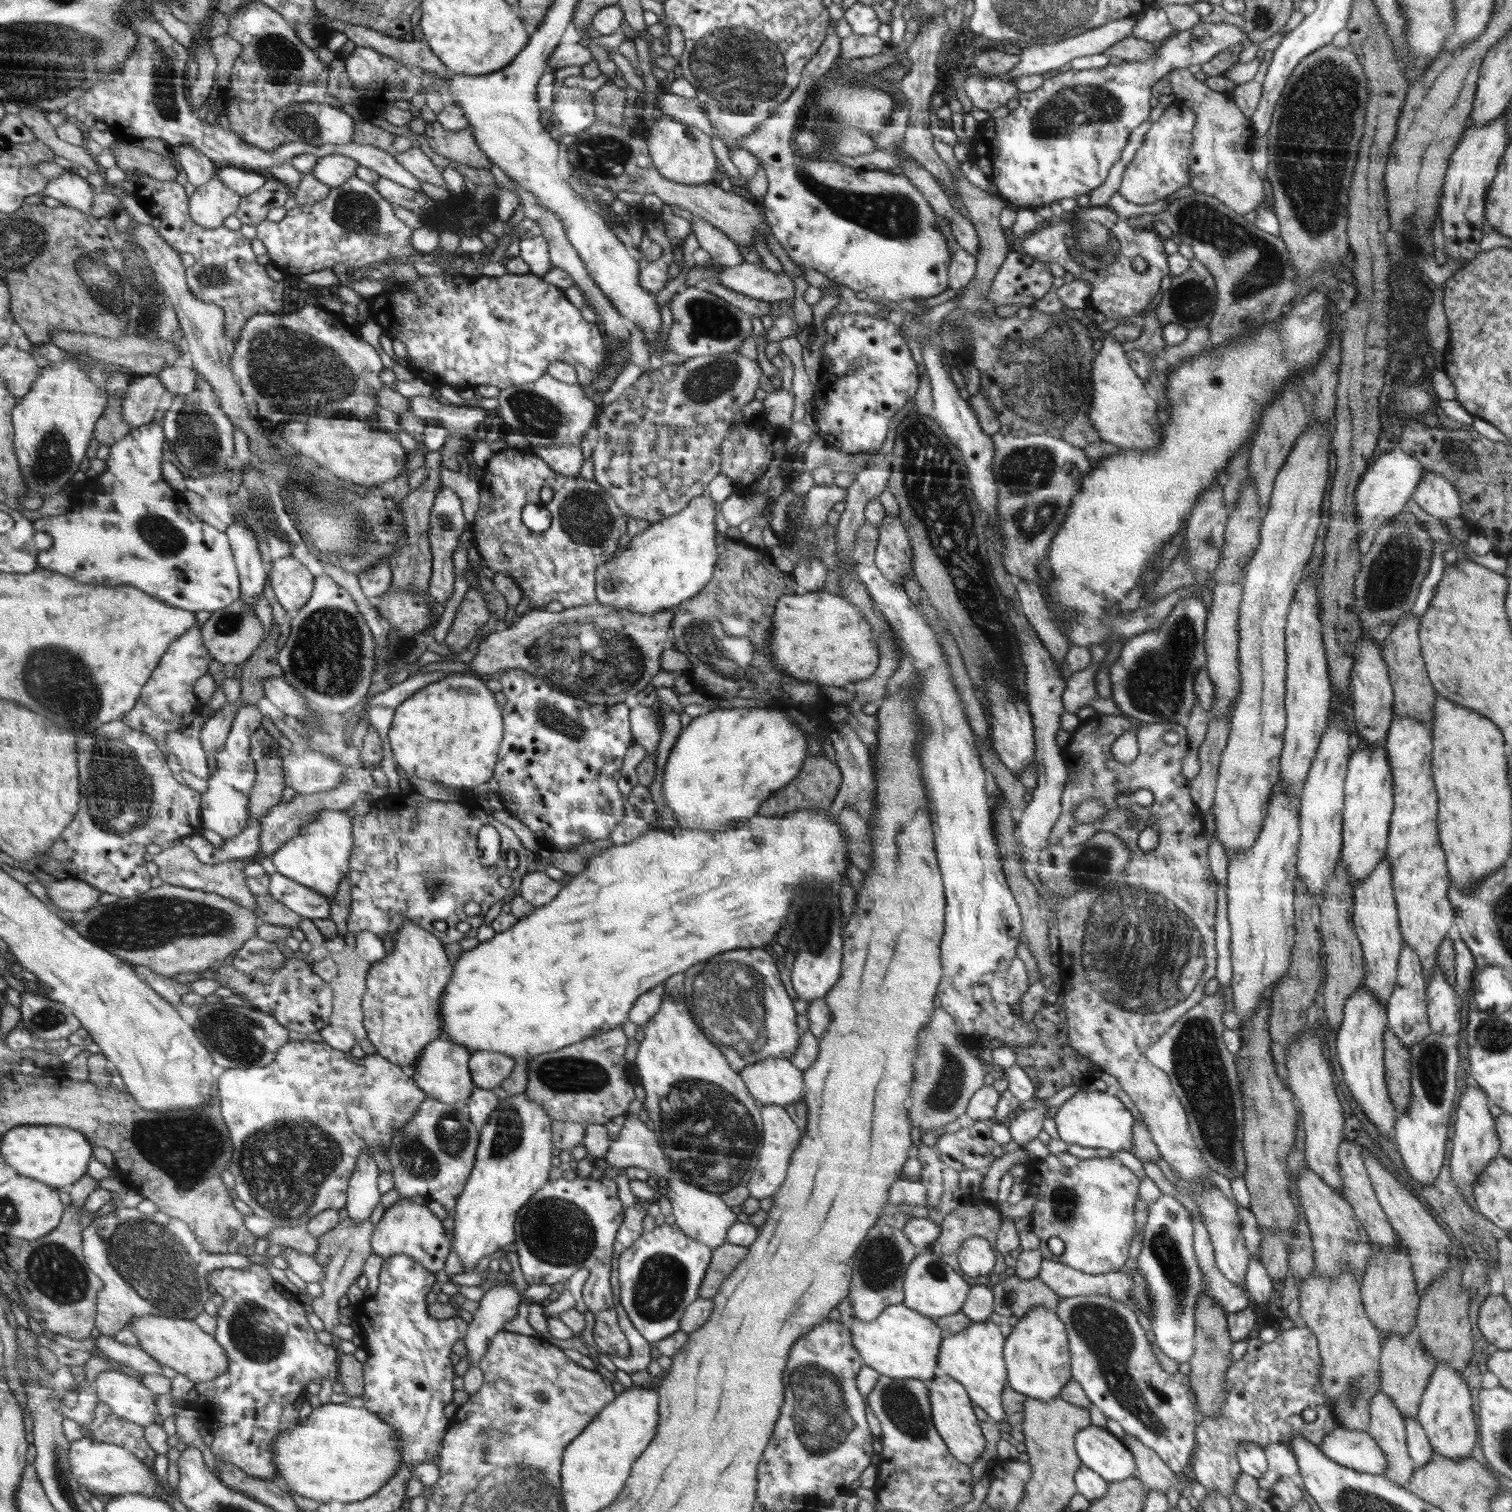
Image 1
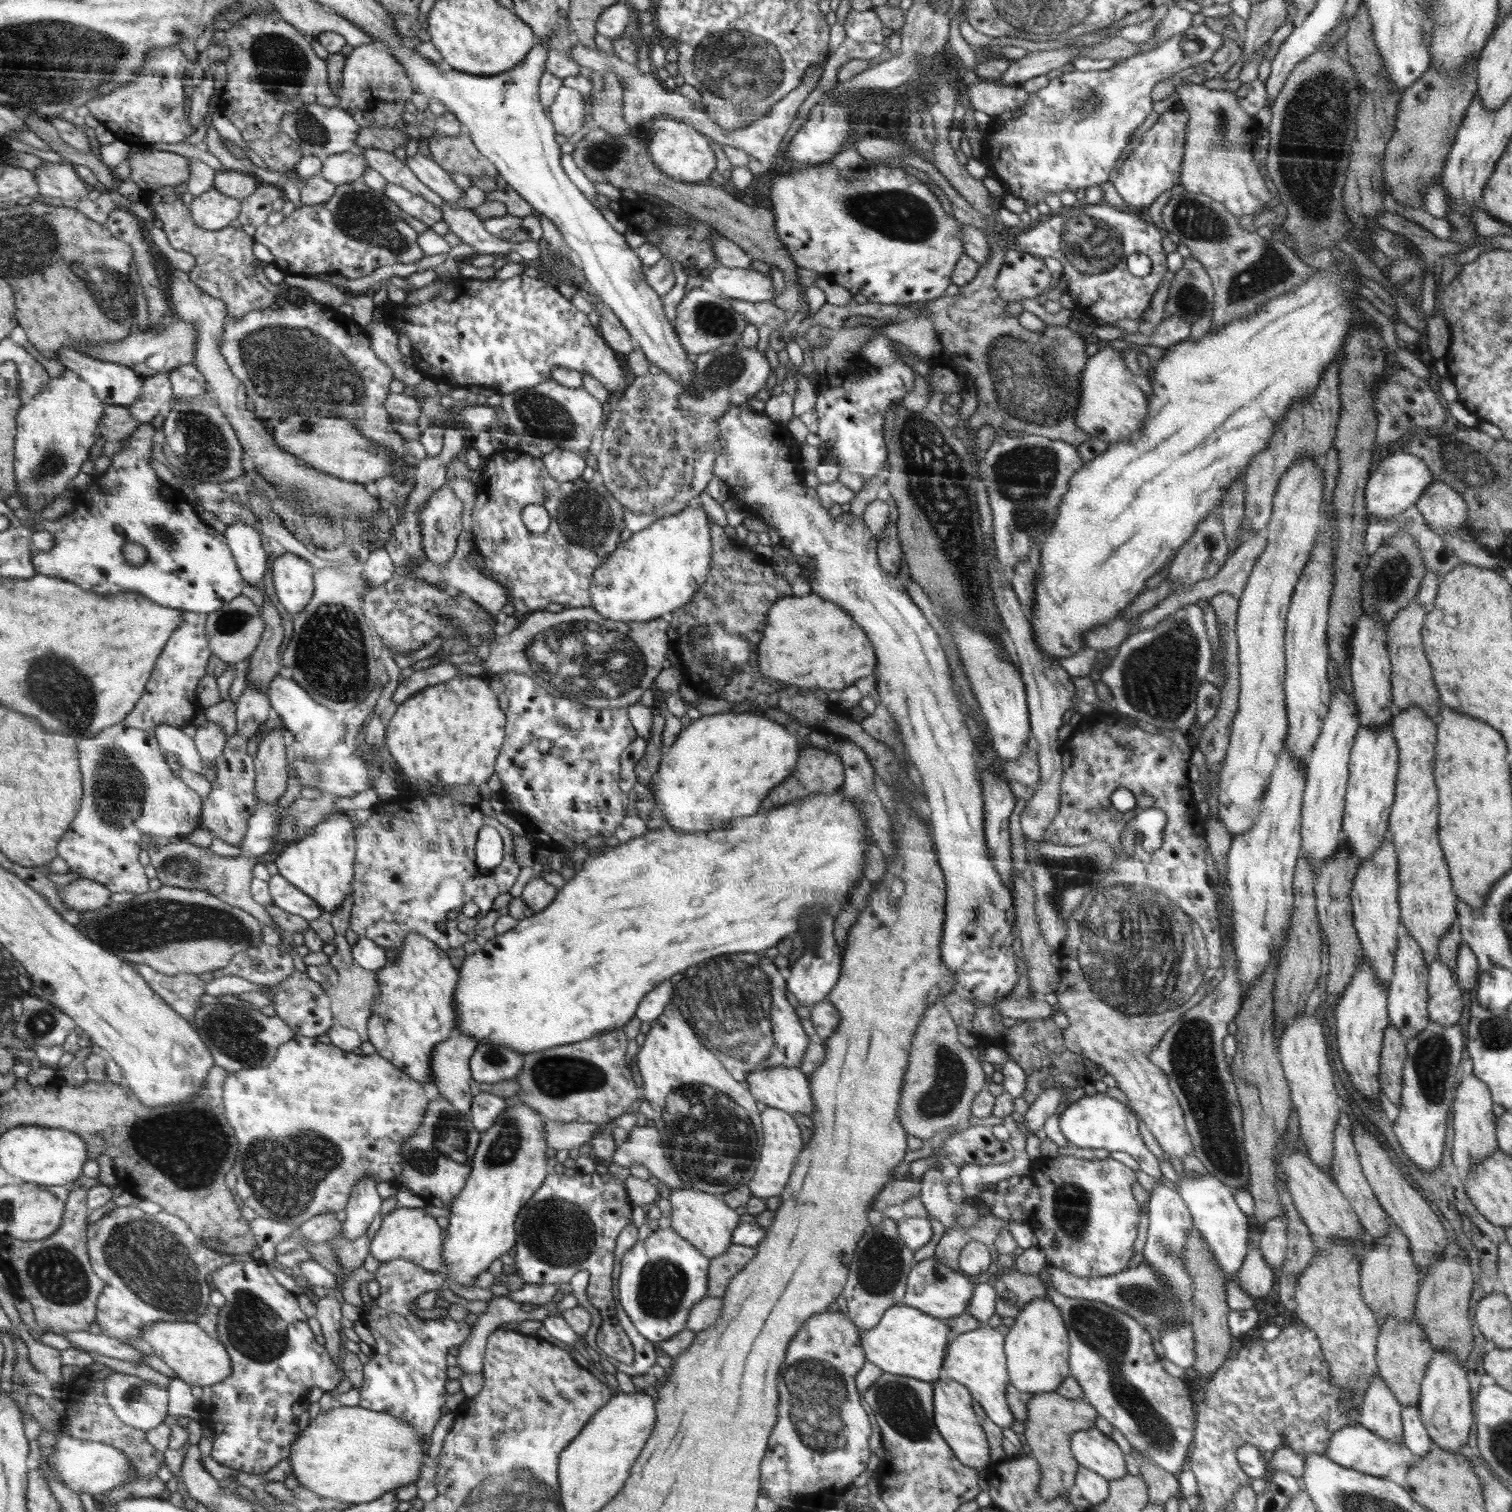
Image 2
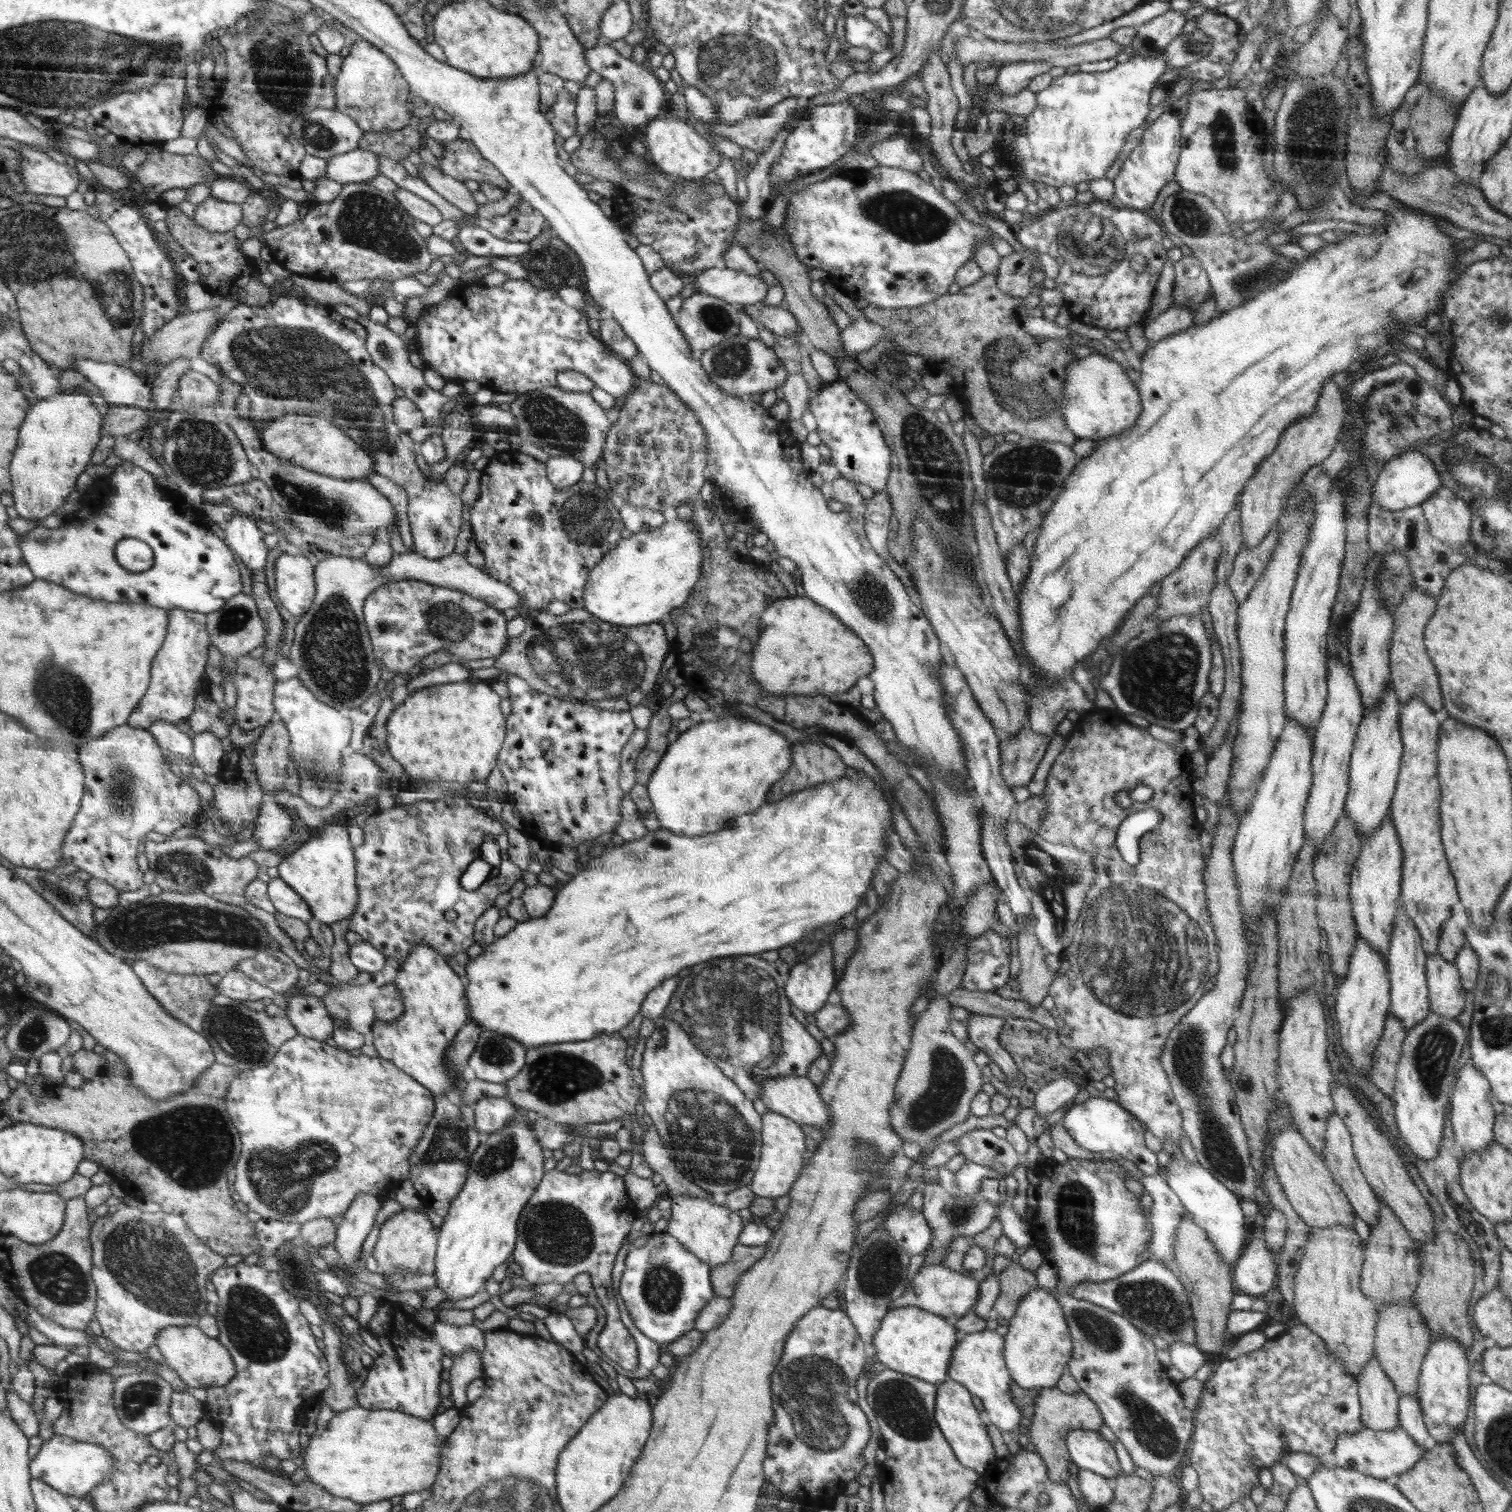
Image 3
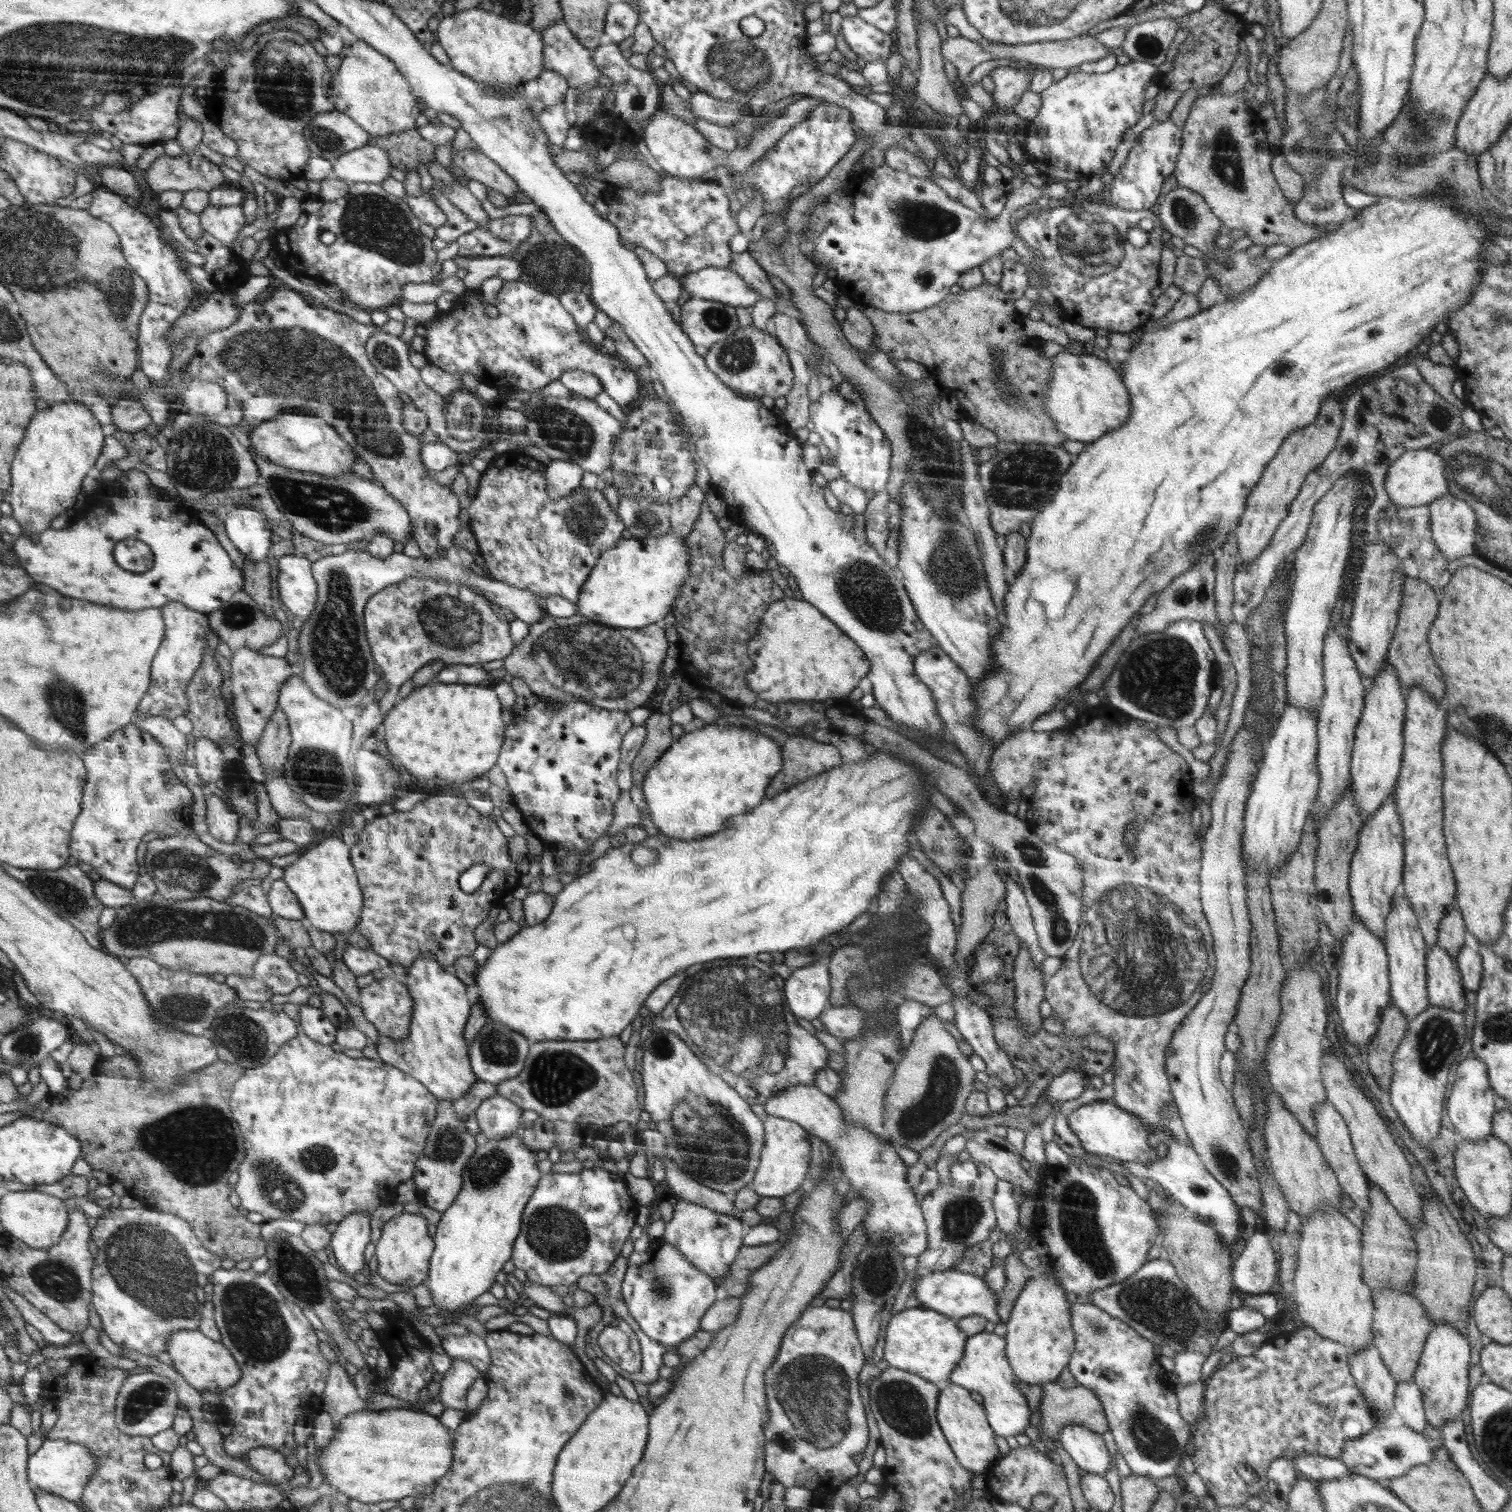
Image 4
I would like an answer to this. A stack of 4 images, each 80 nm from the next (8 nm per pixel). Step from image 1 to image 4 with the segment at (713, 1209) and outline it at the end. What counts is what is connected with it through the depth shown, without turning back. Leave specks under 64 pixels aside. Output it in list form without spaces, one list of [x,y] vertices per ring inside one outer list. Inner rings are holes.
[[[673,1199],[673,1201],[673,1216],[665,1224],[662,1238],[679,1249],[691,1264],[707,1273],[718,1286],[733,1269],[734,1261],[743,1250],[743,1236],[750,1230],[751,1225],[734,1215],[710,1210],[701,1204],[683,1199]]]

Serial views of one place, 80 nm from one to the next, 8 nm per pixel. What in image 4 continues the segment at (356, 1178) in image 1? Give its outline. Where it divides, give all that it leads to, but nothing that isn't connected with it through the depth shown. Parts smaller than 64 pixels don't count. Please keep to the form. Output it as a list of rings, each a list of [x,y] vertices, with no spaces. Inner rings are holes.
[[[356,1211],[338,1223],[336,1231],[331,1234],[329,1245],[334,1250],[337,1266],[342,1274],[351,1278],[366,1264],[364,1252],[370,1242],[371,1215]]]

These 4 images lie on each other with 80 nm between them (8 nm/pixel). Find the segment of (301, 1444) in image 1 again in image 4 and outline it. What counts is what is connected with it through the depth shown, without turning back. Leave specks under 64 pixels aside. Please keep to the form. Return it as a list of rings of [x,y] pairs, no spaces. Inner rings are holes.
[[[400,1407],[382,1411],[359,1410],[348,1414],[339,1422],[337,1431],[330,1442],[322,1448],[315,1462],[320,1467],[324,1482],[350,1499],[373,1506],[382,1500],[400,1501],[406,1496],[424,1498],[430,1495],[438,1480],[452,1468],[454,1446],[454,1435],[436,1416]]]

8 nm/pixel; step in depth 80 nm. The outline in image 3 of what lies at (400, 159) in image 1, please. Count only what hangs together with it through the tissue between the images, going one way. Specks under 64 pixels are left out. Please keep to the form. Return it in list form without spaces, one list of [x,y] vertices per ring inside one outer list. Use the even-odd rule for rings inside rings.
[[[424,163],[420,170],[418,169],[418,177],[432,188],[434,192],[440,194],[456,208],[463,210],[469,216],[476,216],[477,209],[480,206],[476,203],[472,192],[465,187],[462,181],[458,181],[452,176],[443,174],[438,168]]]

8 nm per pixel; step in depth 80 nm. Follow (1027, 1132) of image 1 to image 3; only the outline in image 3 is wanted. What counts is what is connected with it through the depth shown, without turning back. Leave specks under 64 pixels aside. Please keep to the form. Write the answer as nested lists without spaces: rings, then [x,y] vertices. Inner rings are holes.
[[[1059,1078],[1043,1086],[1036,1094],[1034,1108],[1036,1117],[1049,1117],[1058,1108],[1062,1108],[1074,1099],[1080,1091],[1079,1086],[1071,1078]]]

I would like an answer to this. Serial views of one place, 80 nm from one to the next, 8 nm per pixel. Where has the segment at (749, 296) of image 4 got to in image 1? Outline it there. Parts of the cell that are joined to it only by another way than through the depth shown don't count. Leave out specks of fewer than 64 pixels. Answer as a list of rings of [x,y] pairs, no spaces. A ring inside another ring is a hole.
[[[744,262],[733,267],[721,267],[719,282],[730,290],[768,303],[792,301],[794,283],[784,271],[774,273],[764,263]]]

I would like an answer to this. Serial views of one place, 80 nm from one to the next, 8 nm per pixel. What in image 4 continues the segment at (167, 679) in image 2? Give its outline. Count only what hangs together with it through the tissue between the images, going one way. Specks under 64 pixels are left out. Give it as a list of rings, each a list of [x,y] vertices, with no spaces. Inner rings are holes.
[[[181,602],[168,603],[160,608],[166,621],[166,639],[151,665],[151,685],[143,697],[137,714],[142,717],[162,716],[173,721],[188,711],[187,686],[194,677],[194,670],[202,663],[204,647],[207,647],[206,631],[209,630],[207,614],[192,610]]]

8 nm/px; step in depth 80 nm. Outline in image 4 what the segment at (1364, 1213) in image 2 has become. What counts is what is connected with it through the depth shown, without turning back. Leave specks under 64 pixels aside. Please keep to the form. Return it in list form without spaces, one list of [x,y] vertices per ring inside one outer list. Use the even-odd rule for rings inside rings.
[[[1325,1100],[1314,1108],[1314,1120],[1316,1120],[1316,1137],[1320,1151],[1324,1155],[1328,1166],[1333,1170],[1337,1182],[1344,1193],[1348,1194],[1352,1202],[1361,1208],[1363,1212],[1369,1209],[1368,1183],[1358,1161],[1356,1161],[1351,1136],[1343,1117],[1336,1111],[1334,1105]]]

